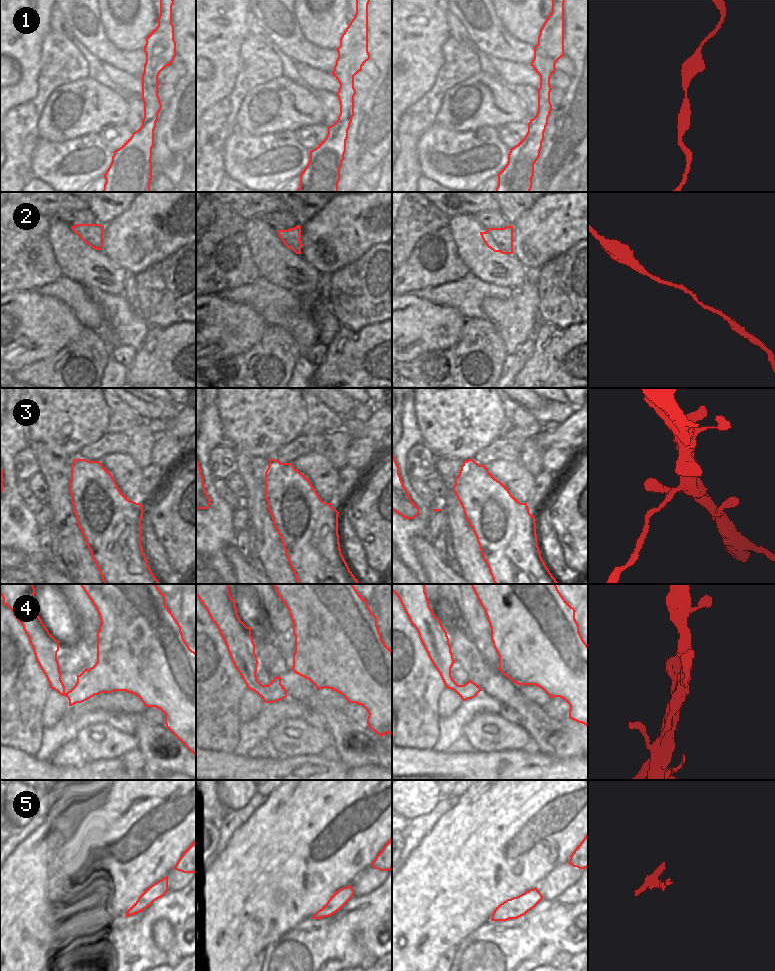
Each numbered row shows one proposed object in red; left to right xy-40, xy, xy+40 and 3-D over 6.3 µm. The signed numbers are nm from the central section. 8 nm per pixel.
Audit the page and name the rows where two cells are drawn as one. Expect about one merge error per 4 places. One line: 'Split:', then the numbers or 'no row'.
Split: 3

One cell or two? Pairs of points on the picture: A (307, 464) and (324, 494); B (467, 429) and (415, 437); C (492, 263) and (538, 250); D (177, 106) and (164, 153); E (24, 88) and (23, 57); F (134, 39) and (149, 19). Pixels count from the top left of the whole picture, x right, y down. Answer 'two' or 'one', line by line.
A: one
B: two
C: two
D: one
E: one
F: one

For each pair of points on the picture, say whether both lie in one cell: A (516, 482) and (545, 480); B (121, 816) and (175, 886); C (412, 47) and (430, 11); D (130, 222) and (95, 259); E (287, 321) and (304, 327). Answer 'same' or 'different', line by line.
A: different
B: different
C: same
D: different
E: different

